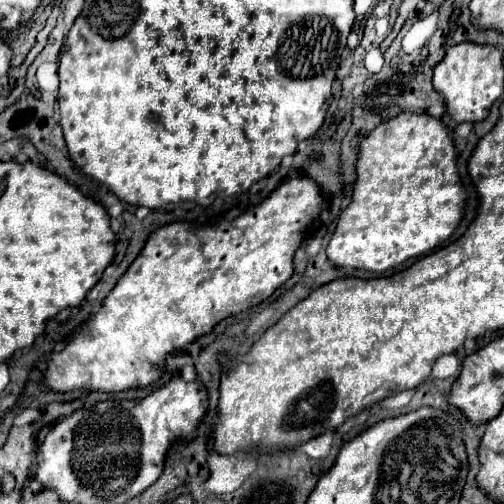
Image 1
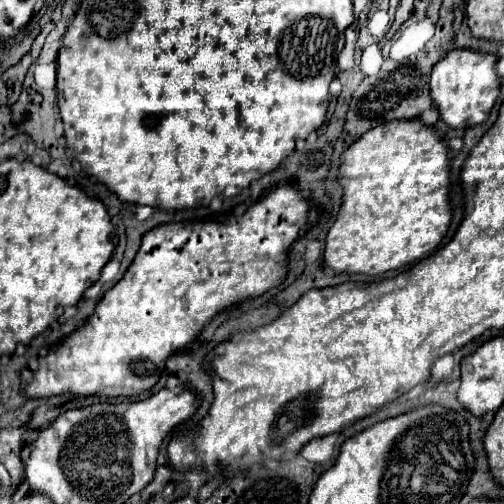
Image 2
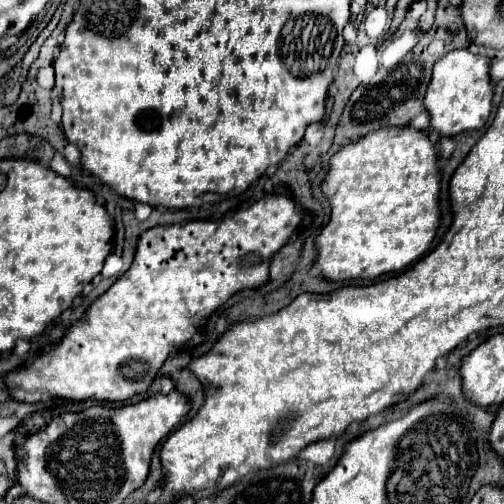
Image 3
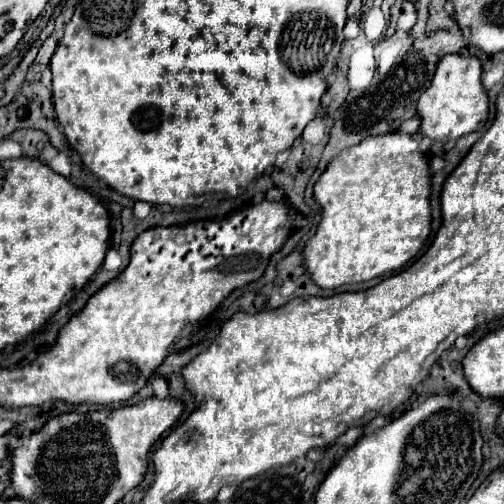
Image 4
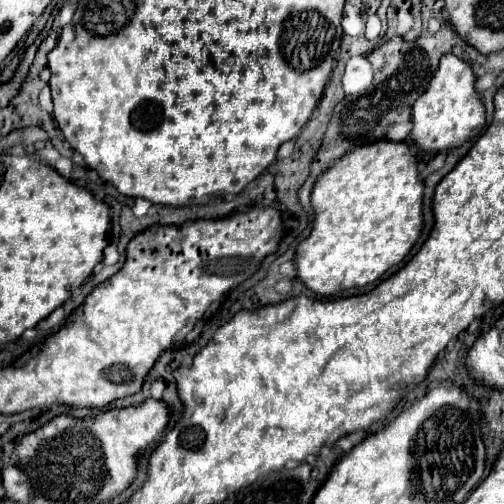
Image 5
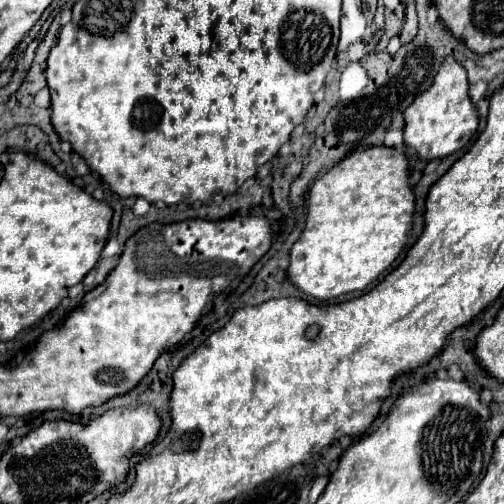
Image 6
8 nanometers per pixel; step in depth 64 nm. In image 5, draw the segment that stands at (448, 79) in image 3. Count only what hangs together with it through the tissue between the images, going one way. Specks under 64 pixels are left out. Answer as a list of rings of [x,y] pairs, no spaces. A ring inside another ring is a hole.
[[[446,54],[440,60],[438,72],[434,74],[426,92],[416,100],[412,110],[414,130],[410,134],[412,142],[422,150],[448,150],[454,146],[462,146],[468,140],[474,140],[482,126],[486,124],[486,108],[478,92],[474,90],[476,76],[468,62],[460,60],[454,54]]]

